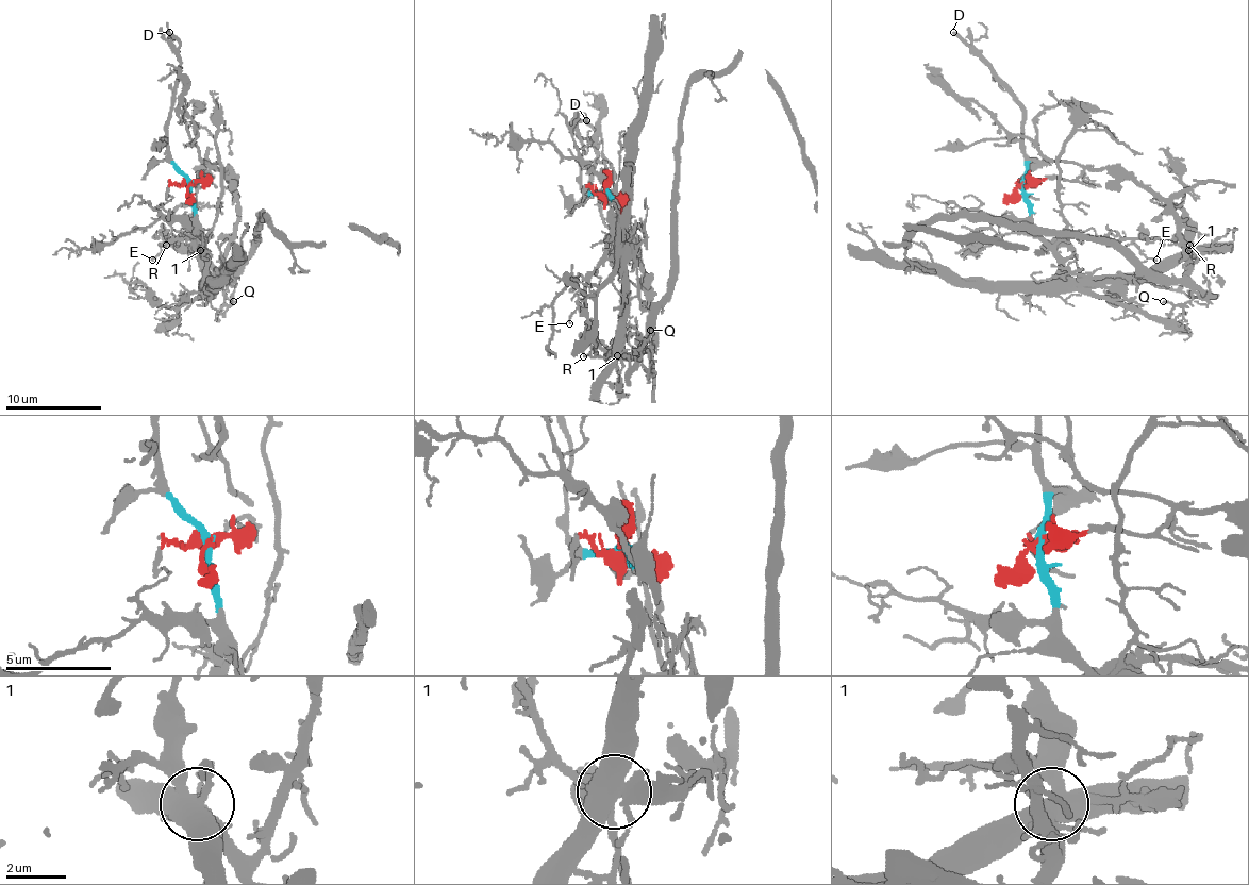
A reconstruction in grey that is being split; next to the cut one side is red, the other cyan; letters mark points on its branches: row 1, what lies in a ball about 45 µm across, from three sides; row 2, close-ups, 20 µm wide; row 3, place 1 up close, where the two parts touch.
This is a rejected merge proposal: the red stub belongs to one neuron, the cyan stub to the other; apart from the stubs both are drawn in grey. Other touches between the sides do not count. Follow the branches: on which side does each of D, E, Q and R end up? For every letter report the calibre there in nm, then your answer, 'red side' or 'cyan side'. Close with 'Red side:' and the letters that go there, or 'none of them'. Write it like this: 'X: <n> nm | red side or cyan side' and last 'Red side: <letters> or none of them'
D: 240 nm | cyan side
E: 130 nm | red side
Q: 160 nm | red side
R: 120 nm | red side
Red side: E, Q, R

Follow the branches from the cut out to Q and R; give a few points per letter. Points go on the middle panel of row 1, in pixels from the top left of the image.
Q: (605, 188), (622, 207), (625, 241), (642, 272), (651, 317), (653, 341), (634, 355), (642, 355), (651, 330)
R: (605, 188), (622, 207), (625, 241), (642, 272), (653, 341), (636, 355), (611, 355), (598, 346), (584, 355)

